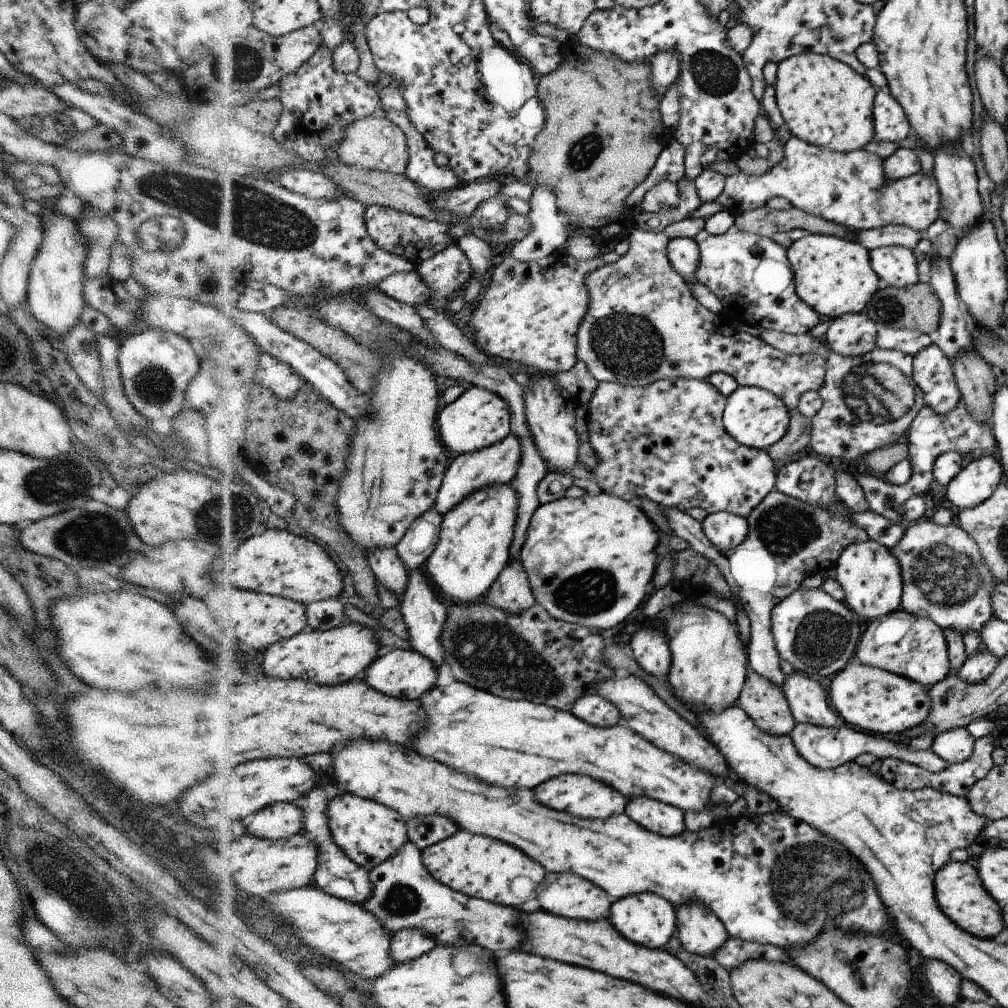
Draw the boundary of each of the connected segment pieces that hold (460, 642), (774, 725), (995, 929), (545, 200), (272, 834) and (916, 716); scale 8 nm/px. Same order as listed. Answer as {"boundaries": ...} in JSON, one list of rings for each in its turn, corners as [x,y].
{"boundaries":[[[[486,599],[478,601],[470,601],[469,603],[449,603],[448,620],[443,632],[443,645],[446,651],[447,662],[451,665],[451,670],[458,681],[470,683],[470,686],[478,687],[479,689],[490,691],[492,694],[502,696],[507,699],[527,700],[535,703],[542,703],[546,706],[557,708],[561,711],[570,711],[573,705],[582,697],[590,695],[593,690],[597,688],[599,683],[615,678],[615,670],[605,661],[604,656],[604,641],[600,632],[593,632],[587,626],[580,626],[579,624],[569,623],[558,620],[541,604],[534,603],[525,611],[519,612],[517,615],[509,615],[501,608],[495,608],[493,603]]],[[[749,670],[737,705],[741,706],[754,723],[767,733],[784,736],[792,734],[797,722],[790,710],[788,699],[781,686]]],[[[950,861],[935,878],[937,902],[941,909],[966,932],[981,939],[994,939],[1004,930],[1003,910],[996,899],[985,889],[980,872],[969,863]]],[[[536,185],[529,200],[531,208],[526,216],[531,220],[528,234],[514,242],[511,255],[521,261],[547,258],[562,248],[569,240],[566,226],[558,220],[560,210],[556,204],[556,193],[551,186]]],[[[279,802],[260,811],[242,829],[257,837],[284,840],[304,832],[306,818],[300,803]]],[[[850,664],[830,684],[829,702],[840,719],[873,735],[902,734],[916,729],[927,721],[931,714],[929,688],[904,675],[864,665]]]]}

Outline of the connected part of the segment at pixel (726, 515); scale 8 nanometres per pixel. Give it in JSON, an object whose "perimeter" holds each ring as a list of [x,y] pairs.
{"perimeter":[[[728,511],[710,513],[701,525],[708,540],[721,551],[734,549],[741,545],[749,532],[748,518]]]}

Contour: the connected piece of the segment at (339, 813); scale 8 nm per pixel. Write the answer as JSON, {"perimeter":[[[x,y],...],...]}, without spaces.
{"perimeter":[[[346,792],[330,802],[327,813],[331,818],[330,826],[338,846],[343,848],[352,860],[365,866],[370,872],[396,856],[411,840],[409,821],[402,816],[402,813],[374,799]]]}

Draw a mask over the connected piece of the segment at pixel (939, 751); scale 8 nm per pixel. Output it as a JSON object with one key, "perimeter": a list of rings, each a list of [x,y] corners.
{"perimeter":[[[958,727],[936,734],[930,749],[946,762],[956,764],[973,753],[976,741],[966,727]]]}

